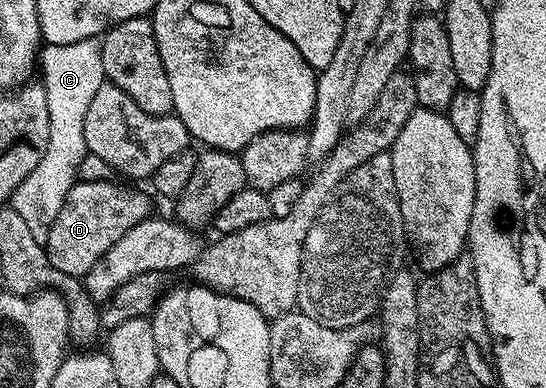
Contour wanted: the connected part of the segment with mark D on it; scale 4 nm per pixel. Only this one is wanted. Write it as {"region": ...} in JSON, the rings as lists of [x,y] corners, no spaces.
{"region":[[[78,180],[73,183],[71,192],[67,192],[67,200],[63,200],[63,208],[59,208],[59,216],[55,216],[55,224],[51,224],[47,240],[43,243],[47,252],[47,260],[59,272],[67,272],[67,276],[84,279],[91,268],[95,268],[95,260],[119,240],[135,224],[150,217],[149,198],[137,190],[128,190],[125,186],[116,186],[116,181],[87,182]]]}

